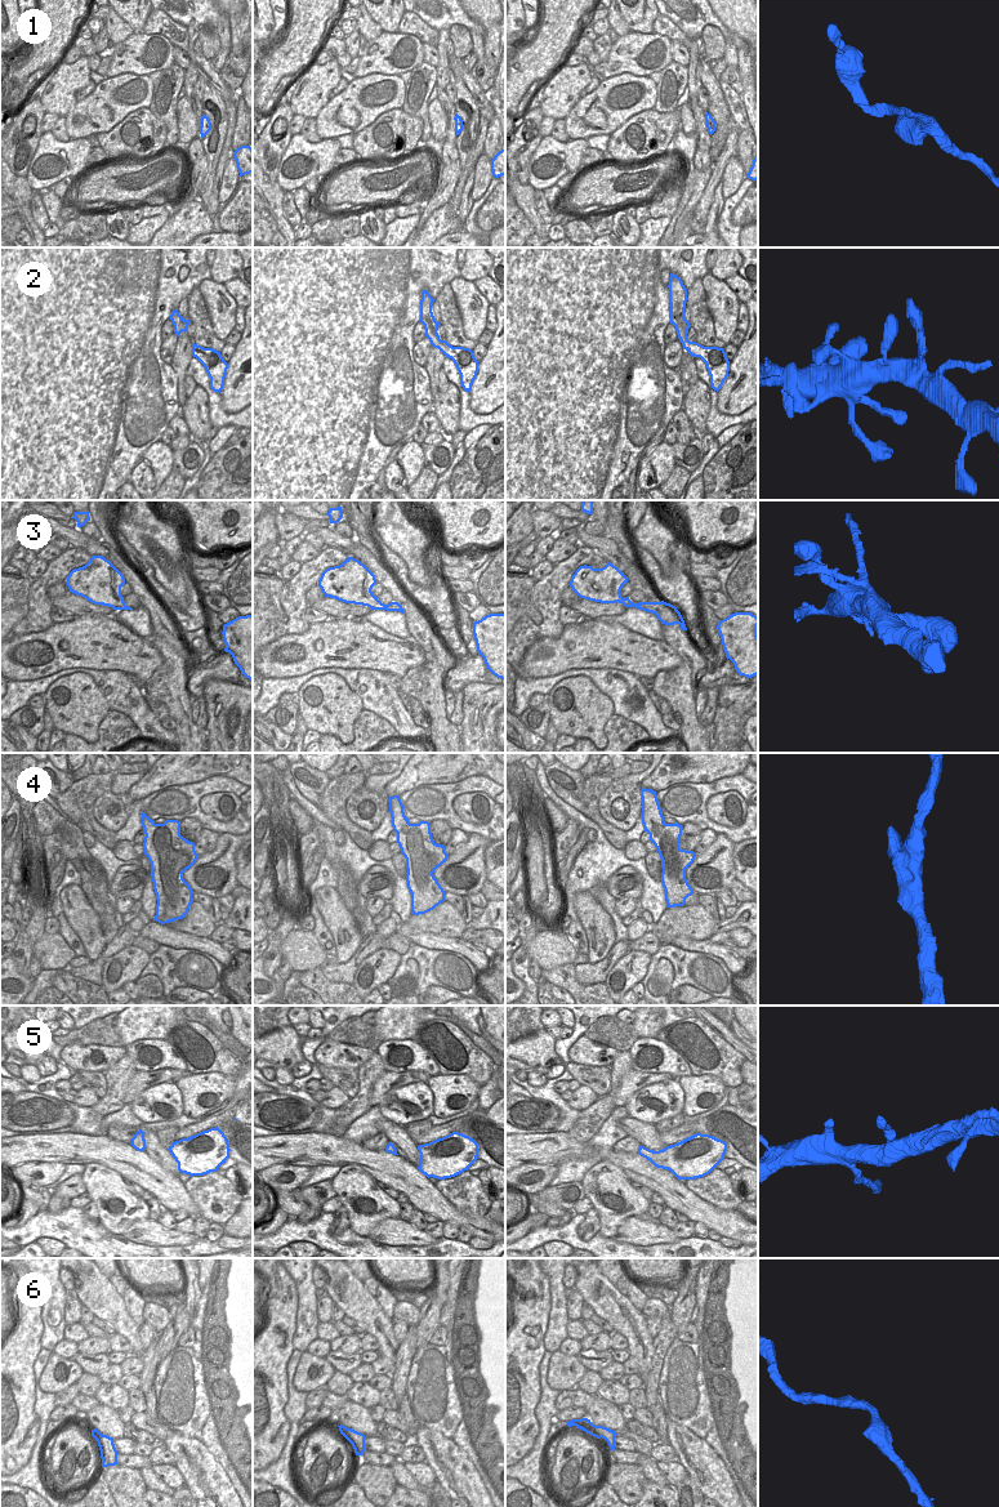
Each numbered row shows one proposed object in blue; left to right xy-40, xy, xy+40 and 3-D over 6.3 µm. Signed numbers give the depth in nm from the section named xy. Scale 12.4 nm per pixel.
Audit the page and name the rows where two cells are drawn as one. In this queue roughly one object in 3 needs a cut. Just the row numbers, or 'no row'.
no row

